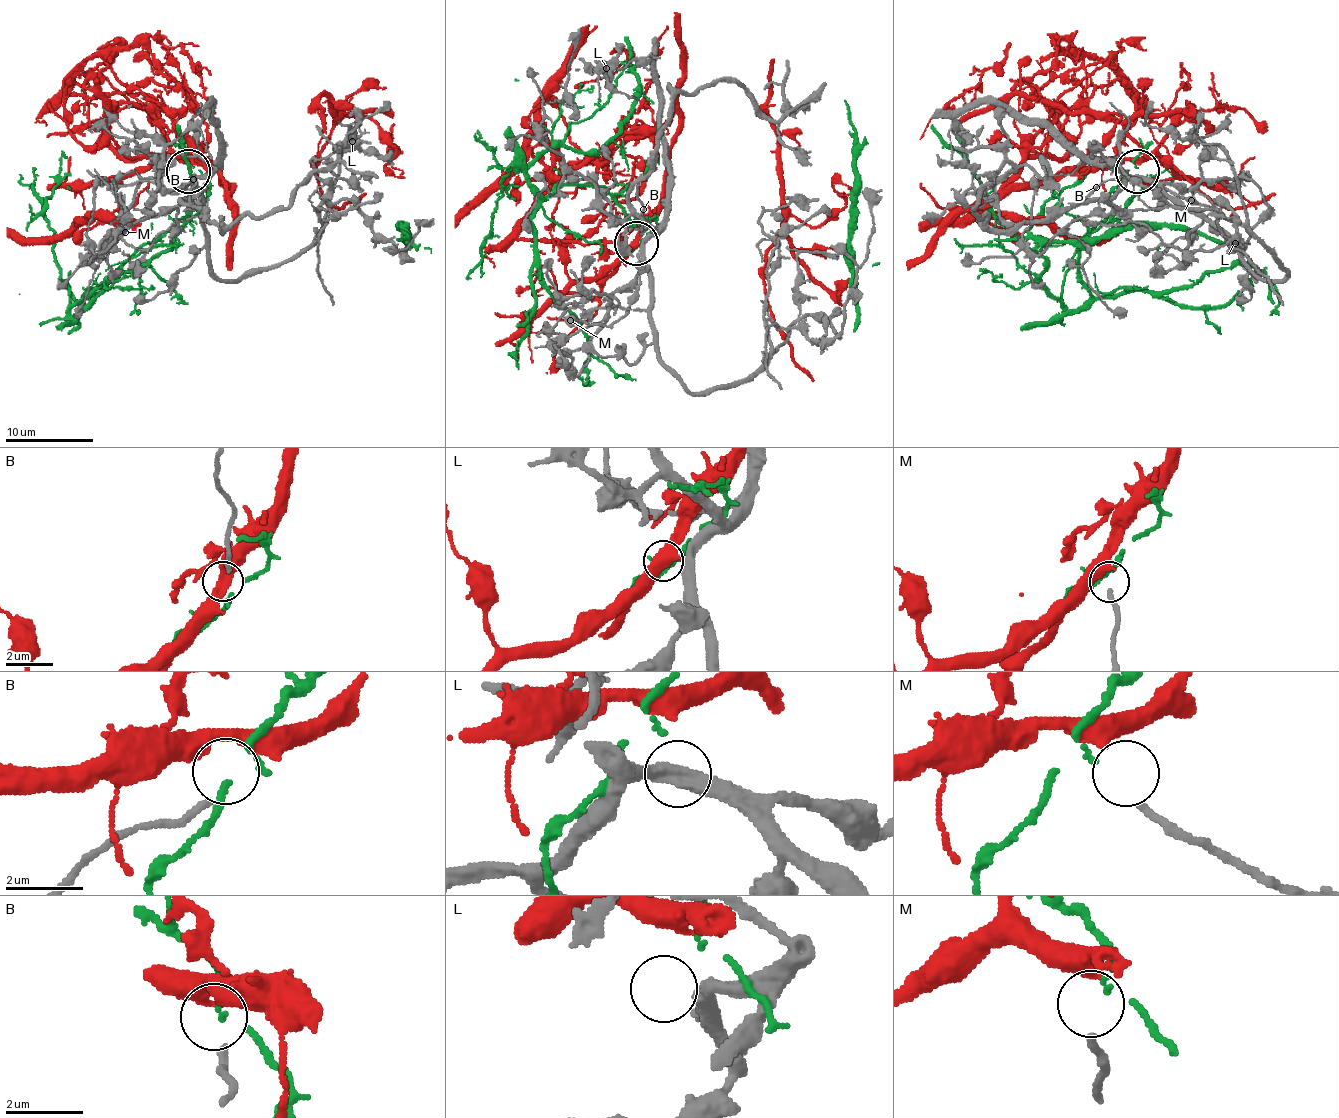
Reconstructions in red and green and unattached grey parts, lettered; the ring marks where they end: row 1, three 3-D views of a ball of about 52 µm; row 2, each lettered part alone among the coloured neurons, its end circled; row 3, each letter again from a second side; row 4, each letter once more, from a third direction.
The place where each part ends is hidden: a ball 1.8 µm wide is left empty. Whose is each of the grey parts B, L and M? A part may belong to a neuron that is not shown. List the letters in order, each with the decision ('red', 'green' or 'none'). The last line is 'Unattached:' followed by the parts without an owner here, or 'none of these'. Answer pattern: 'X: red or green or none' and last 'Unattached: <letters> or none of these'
B: none
L: none
M: red
Unattached: B, L

